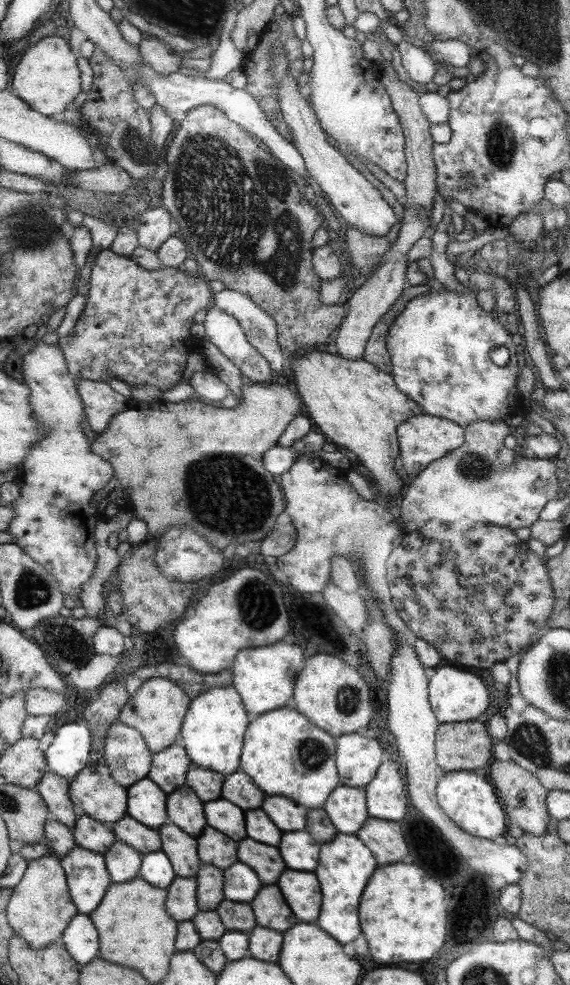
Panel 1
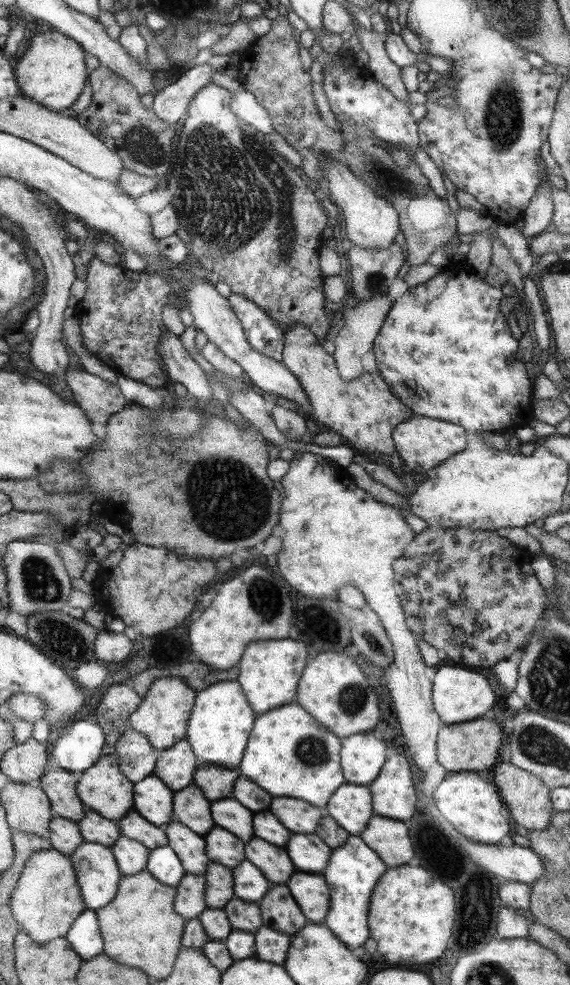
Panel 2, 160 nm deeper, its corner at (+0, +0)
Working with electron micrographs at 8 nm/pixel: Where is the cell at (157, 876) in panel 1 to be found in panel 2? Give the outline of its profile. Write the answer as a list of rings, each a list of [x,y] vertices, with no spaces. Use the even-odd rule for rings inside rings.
[[[169,846],[153,848],[148,852],[147,872],[150,872],[161,884],[176,887],[184,878],[185,868],[180,857]]]

